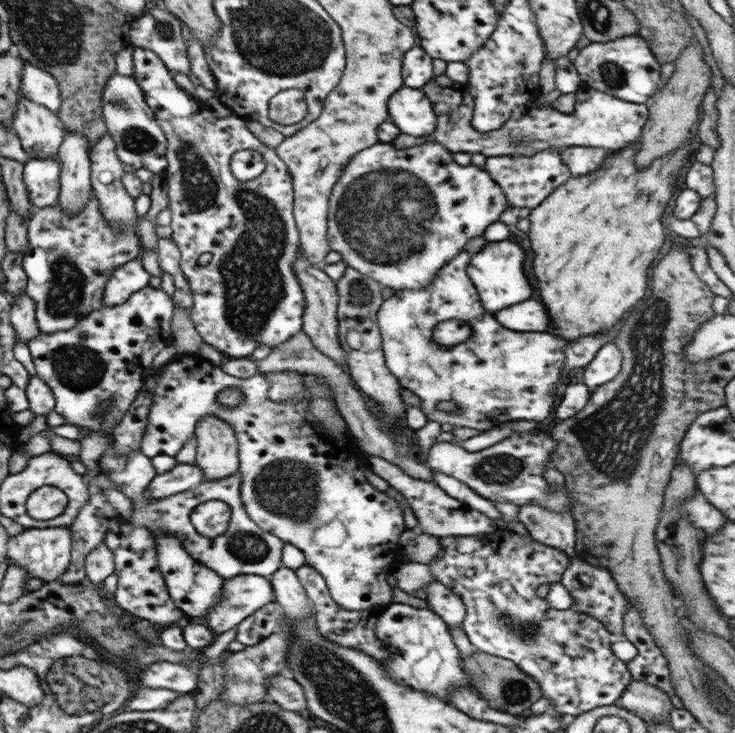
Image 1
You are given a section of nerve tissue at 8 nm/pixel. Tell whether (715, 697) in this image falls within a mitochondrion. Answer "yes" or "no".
yes

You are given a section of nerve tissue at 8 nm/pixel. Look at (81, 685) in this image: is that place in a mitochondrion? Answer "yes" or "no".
yes

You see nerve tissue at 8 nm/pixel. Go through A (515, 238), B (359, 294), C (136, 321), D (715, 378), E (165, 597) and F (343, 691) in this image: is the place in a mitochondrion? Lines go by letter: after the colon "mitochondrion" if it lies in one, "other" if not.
A: other
B: mitochondrion
C: other
D: other
E: other
F: mitochondrion

